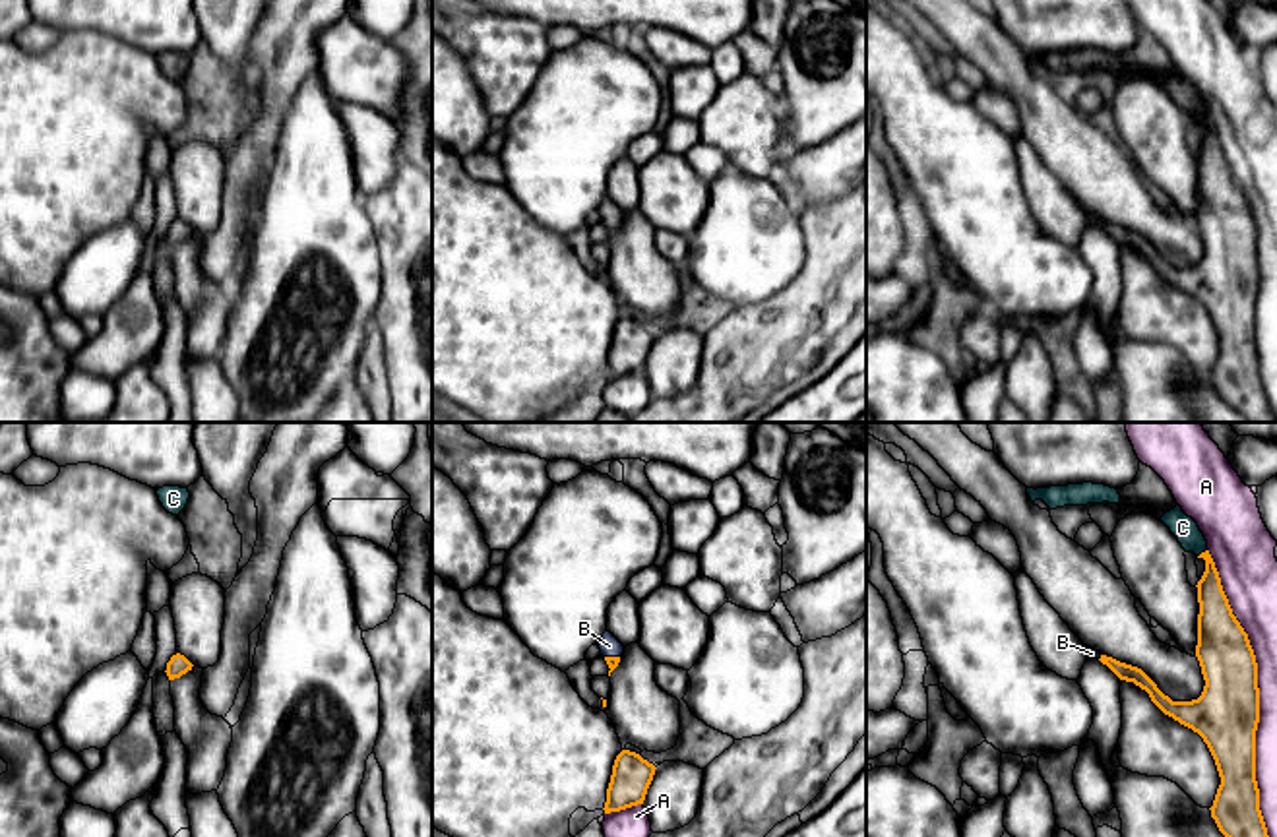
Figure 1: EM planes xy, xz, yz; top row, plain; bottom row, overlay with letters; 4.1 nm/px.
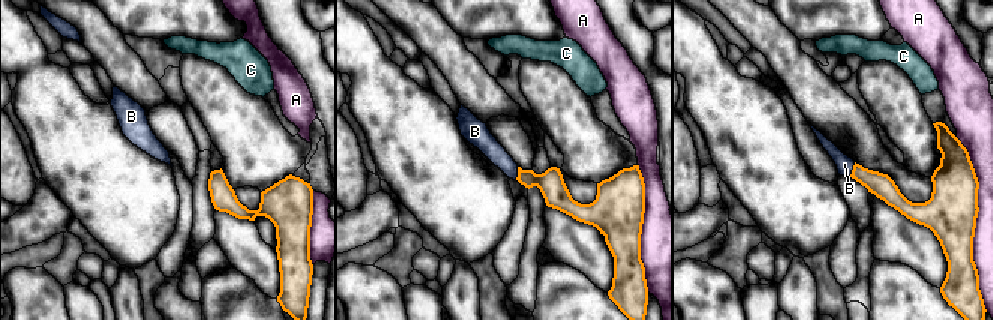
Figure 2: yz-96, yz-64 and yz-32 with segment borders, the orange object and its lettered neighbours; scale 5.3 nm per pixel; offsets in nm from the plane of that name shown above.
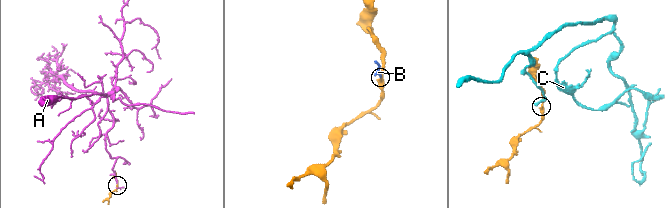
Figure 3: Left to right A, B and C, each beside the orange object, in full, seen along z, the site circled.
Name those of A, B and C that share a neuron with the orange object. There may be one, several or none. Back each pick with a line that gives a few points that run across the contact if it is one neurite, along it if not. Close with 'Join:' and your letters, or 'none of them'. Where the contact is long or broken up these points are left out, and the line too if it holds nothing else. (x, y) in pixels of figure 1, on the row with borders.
B: line xz (613, 661), (613, 657), (609, 646)
Join: B

